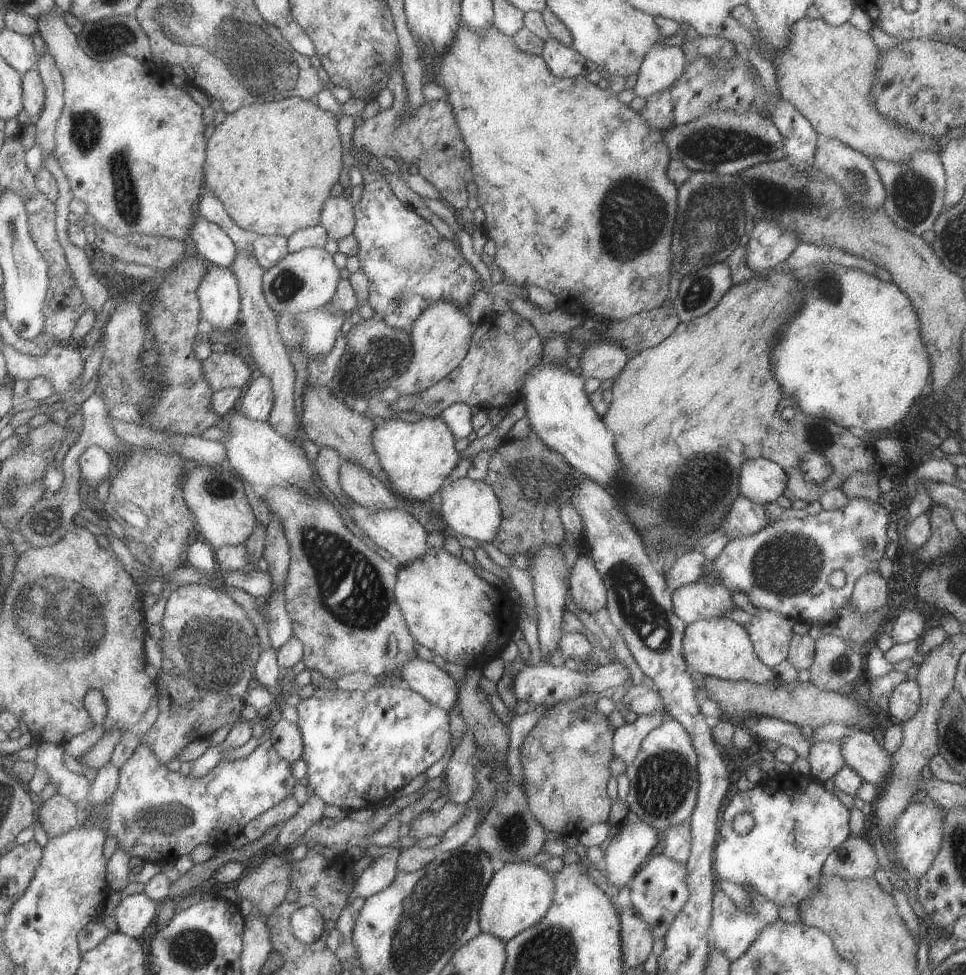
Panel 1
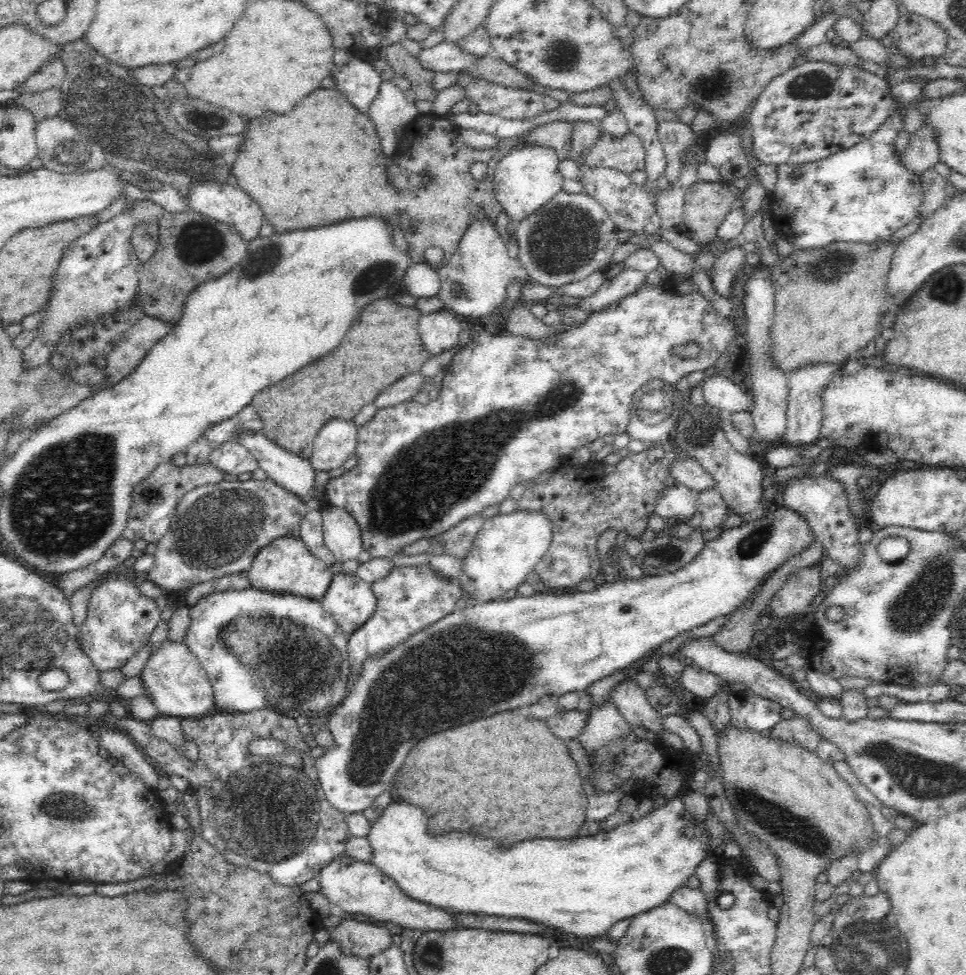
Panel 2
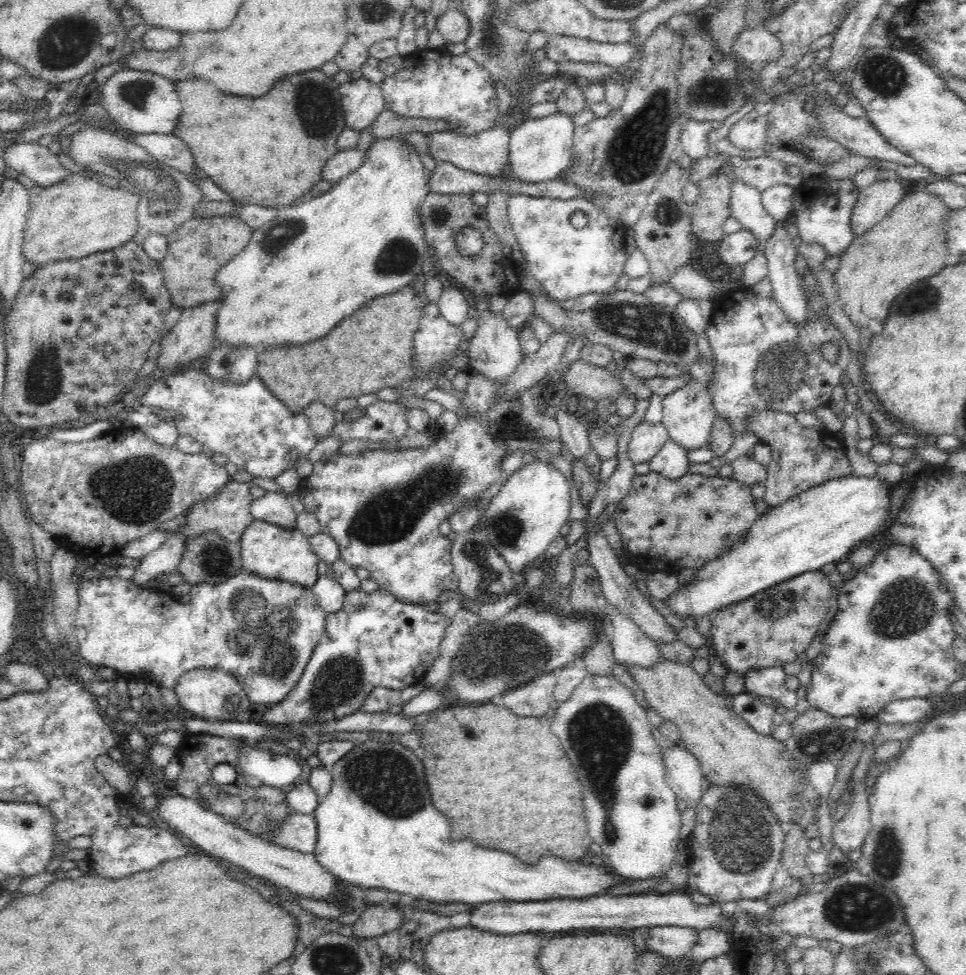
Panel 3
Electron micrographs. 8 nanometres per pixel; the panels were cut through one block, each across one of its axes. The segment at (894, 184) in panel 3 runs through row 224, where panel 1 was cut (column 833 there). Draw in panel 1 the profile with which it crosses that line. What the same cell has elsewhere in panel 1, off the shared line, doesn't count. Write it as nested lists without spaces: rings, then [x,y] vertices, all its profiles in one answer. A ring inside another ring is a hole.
[[[848,836],[835,850],[831,850],[822,864],[822,874],[844,879],[872,877],[879,867],[872,845],[859,836]]]

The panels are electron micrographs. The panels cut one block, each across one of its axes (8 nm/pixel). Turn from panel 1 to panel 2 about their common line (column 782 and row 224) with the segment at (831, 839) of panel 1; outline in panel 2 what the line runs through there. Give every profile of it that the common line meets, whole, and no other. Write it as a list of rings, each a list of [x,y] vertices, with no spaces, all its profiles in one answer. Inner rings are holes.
[[[904,112],[888,116],[869,139],[846,147],[824,160],[802,166],[777,166],[778,178],[774,190],[769,194],[768,213],[779,235],[793,244],[794,249],[822,248],[835,242],[873,243],[887,240],[899,227],[919,216],[923,203],[922,181],[919,175],[903,168],[894,148],[894,140],[903,128]],[[872,178],[882,178],[876,191],[869,183]]]

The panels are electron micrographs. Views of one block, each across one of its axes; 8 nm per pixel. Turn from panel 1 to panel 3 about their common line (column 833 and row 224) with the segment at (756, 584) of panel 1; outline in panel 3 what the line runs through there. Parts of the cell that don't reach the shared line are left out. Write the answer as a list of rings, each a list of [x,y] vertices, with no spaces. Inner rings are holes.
[[[517,194],[510,195],[507,200],[510,228],[520,243],[520,250],[528,263],[528,272],[551,299],[561,303],[581,298],[584,293],[603,296],[616,290],[627,259],[623,252],[624,223],[609,220],[582,197],[560,199]],[[577,210],[585,212],[589,220],[582,229],[570,225],[570,215]]]

